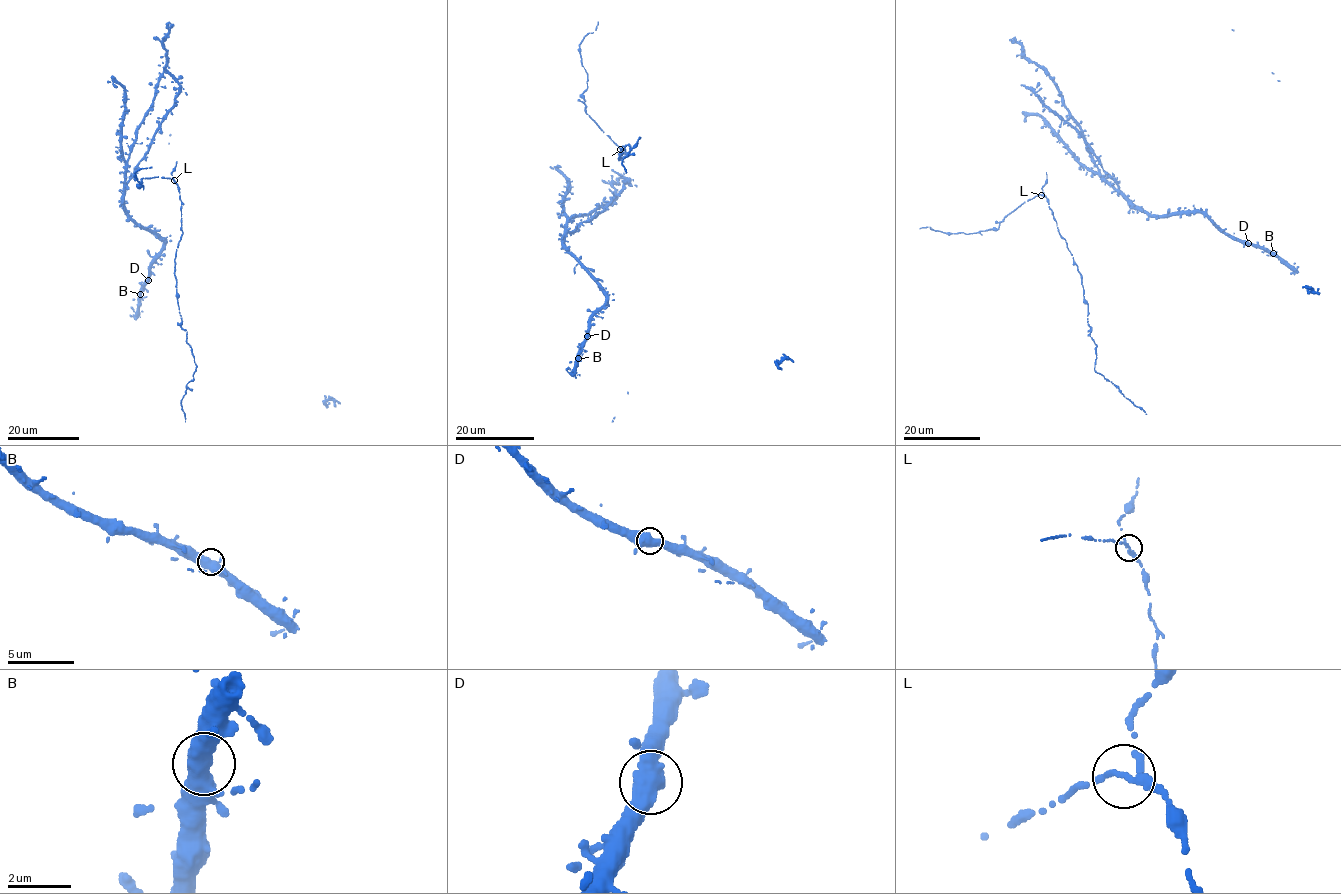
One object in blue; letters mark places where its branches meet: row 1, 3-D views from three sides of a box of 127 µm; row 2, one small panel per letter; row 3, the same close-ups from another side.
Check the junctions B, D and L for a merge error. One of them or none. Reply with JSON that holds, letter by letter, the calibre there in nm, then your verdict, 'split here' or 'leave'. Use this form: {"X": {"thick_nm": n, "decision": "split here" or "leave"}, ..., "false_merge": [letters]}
{"B": {"thick_nm": 440, "decision": "leave"}, "D": {"thick_nm": 440, "decision": "leave"}, "L": {"thick_nm": 180, "decision": "leave"}, "false_merge": []}

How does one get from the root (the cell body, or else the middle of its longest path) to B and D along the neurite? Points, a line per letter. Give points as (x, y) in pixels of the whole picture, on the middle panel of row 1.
B: (577, 226), (566, 233), (563, 247), (605, 296), (605, 305), (590, 319), (588, 335), (578, 358)
D: (577, 226), (566, 233), (563, 247), (605, 296), (605, 305), (590, 319), (587, 336)

